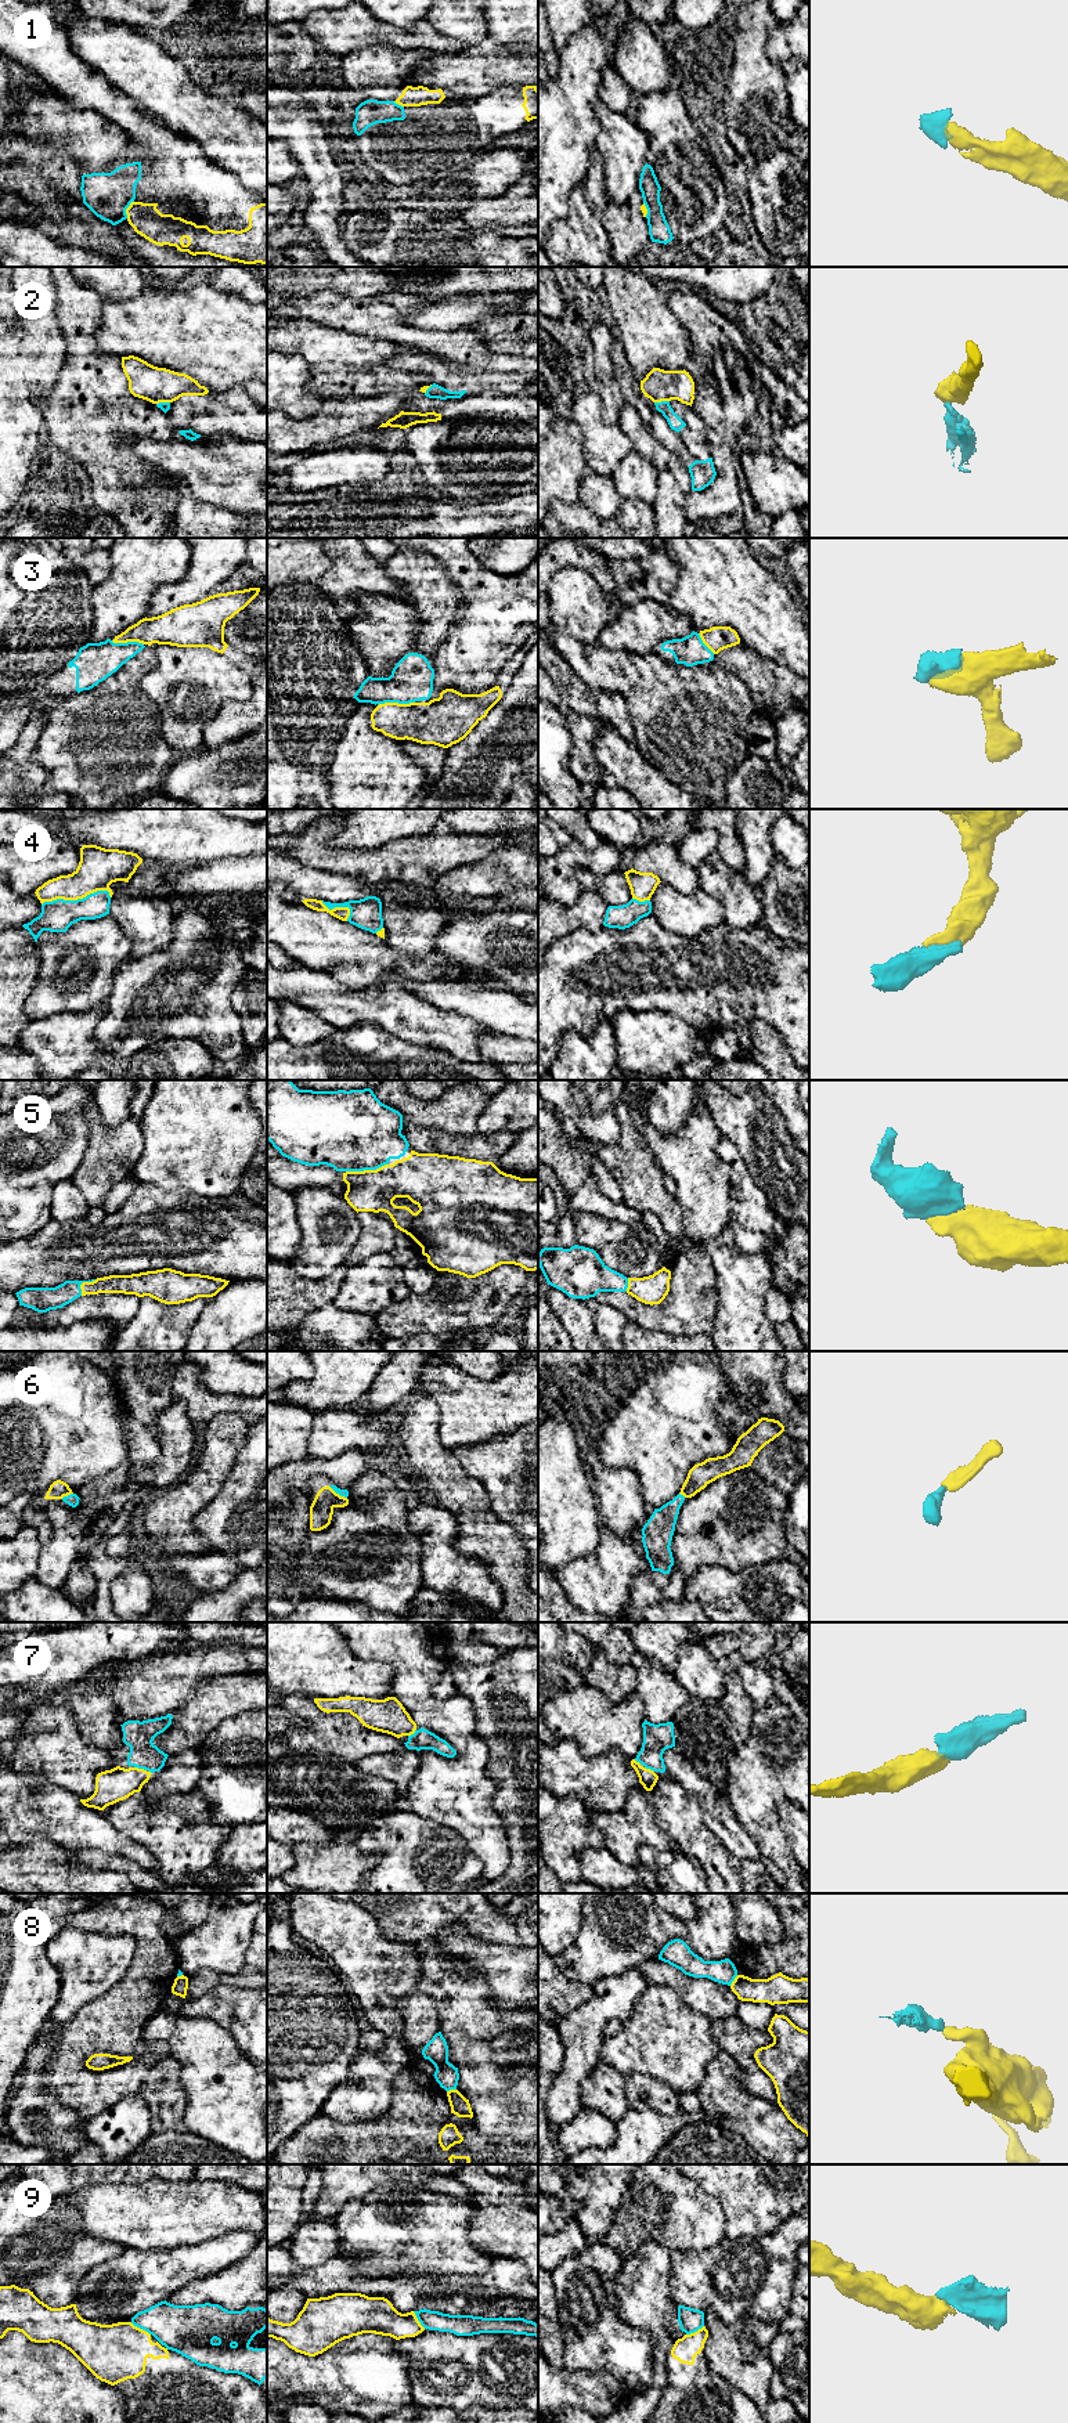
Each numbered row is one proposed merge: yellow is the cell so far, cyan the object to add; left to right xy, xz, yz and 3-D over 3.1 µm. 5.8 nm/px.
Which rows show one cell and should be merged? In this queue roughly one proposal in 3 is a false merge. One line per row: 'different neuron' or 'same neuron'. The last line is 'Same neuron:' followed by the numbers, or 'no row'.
1: same neuron
2: different neuron
3: same neuron
4: same neuron
5: same neuron
6: same neuron
7: same neuron
8: different neuron
9: different neuron
Same neuron: 1, 3, 4, 5, 6, 7

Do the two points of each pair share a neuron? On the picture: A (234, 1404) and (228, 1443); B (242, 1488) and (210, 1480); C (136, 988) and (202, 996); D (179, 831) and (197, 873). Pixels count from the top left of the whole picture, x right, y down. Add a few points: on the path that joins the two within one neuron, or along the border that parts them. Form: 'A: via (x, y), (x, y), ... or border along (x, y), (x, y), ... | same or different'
A: border along (248, 1418), (235, 1412), (217, 1412), (204, 1423) | different
B: border along (237, 1454), (234, 1466), (219, 1492), (202, 1509) | different
C: via (152, 993), (186, 993) | same
D: border along (224, 856), (184, 865), (175, 870) | different

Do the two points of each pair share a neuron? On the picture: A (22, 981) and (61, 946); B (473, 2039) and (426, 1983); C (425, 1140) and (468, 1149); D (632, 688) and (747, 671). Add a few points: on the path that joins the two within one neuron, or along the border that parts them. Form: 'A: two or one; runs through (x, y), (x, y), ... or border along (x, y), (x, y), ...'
A: two; border along (36, 942), (39, 972), (26, 997)
B: one; runs through (483, 2017), (480, 2001), (462, 1983), (448, 1983)
C: one; runs through (436, 1141), (457, 1145)
D: two; border along (736, 674), (754, 701)

